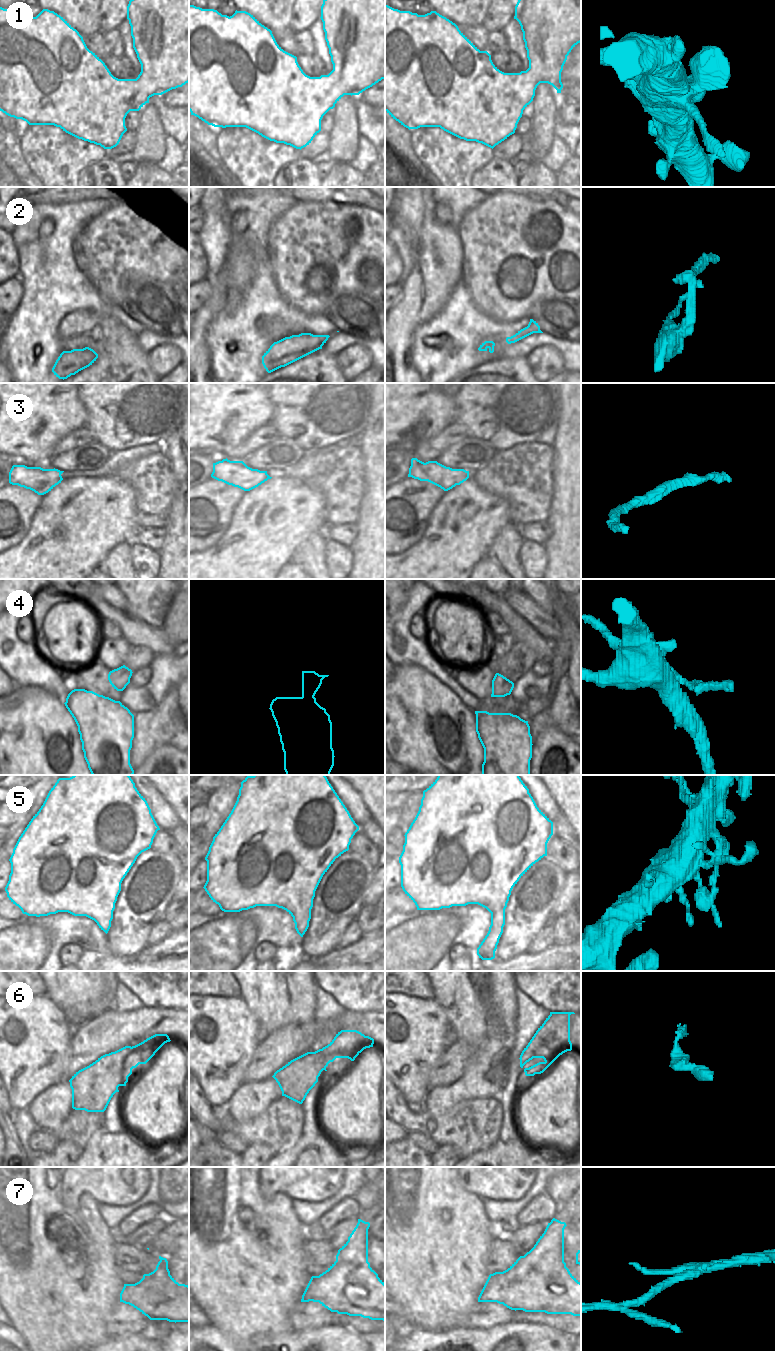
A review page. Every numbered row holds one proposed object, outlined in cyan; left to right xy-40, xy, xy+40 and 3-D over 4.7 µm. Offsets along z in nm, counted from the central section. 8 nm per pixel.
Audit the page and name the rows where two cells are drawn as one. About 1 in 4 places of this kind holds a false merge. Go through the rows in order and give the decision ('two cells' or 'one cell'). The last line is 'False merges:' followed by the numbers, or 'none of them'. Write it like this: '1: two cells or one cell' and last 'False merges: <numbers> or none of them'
1: one cell
2: one cell
3: one cell
4: two cells
5: one cell
6: one cell
7: two cells
False merges: 4, 7

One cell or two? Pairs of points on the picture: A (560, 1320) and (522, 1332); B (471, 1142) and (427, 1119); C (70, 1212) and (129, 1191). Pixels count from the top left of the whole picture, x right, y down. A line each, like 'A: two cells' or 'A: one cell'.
A: two cells
B: one cell
C: one cell

